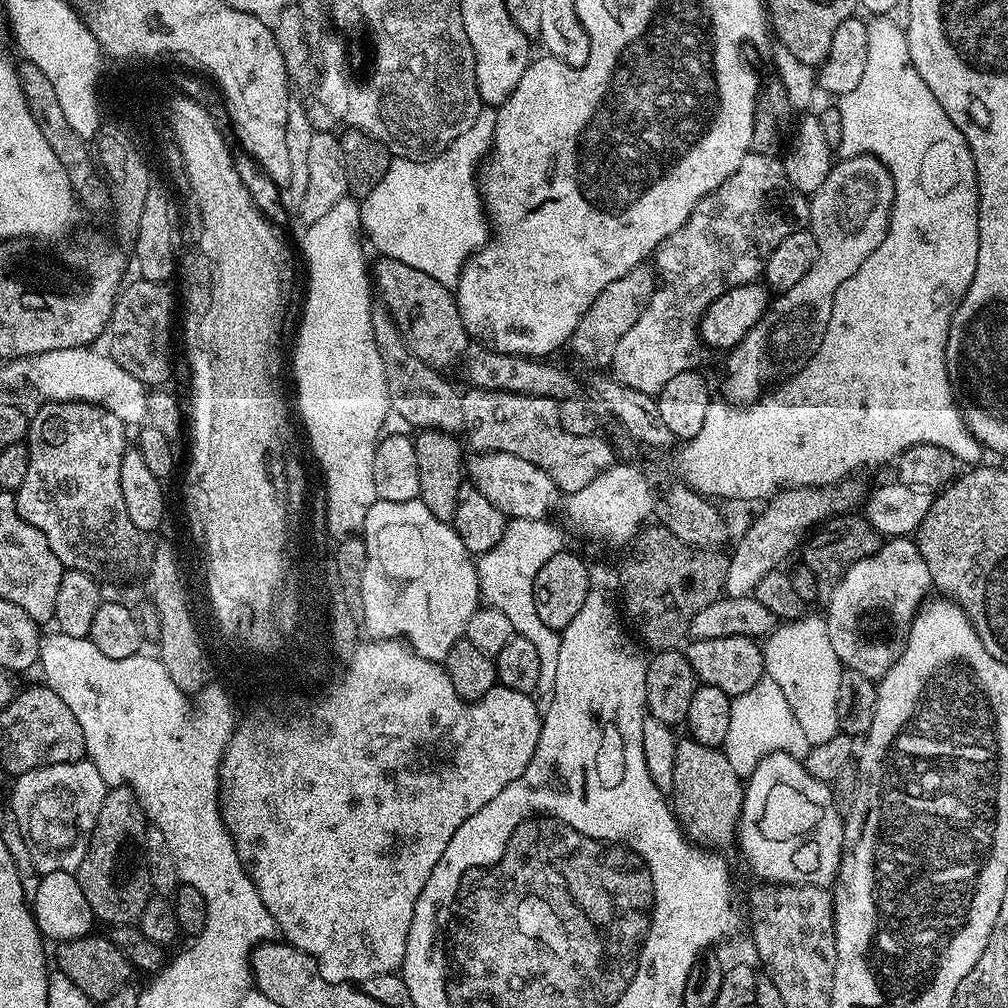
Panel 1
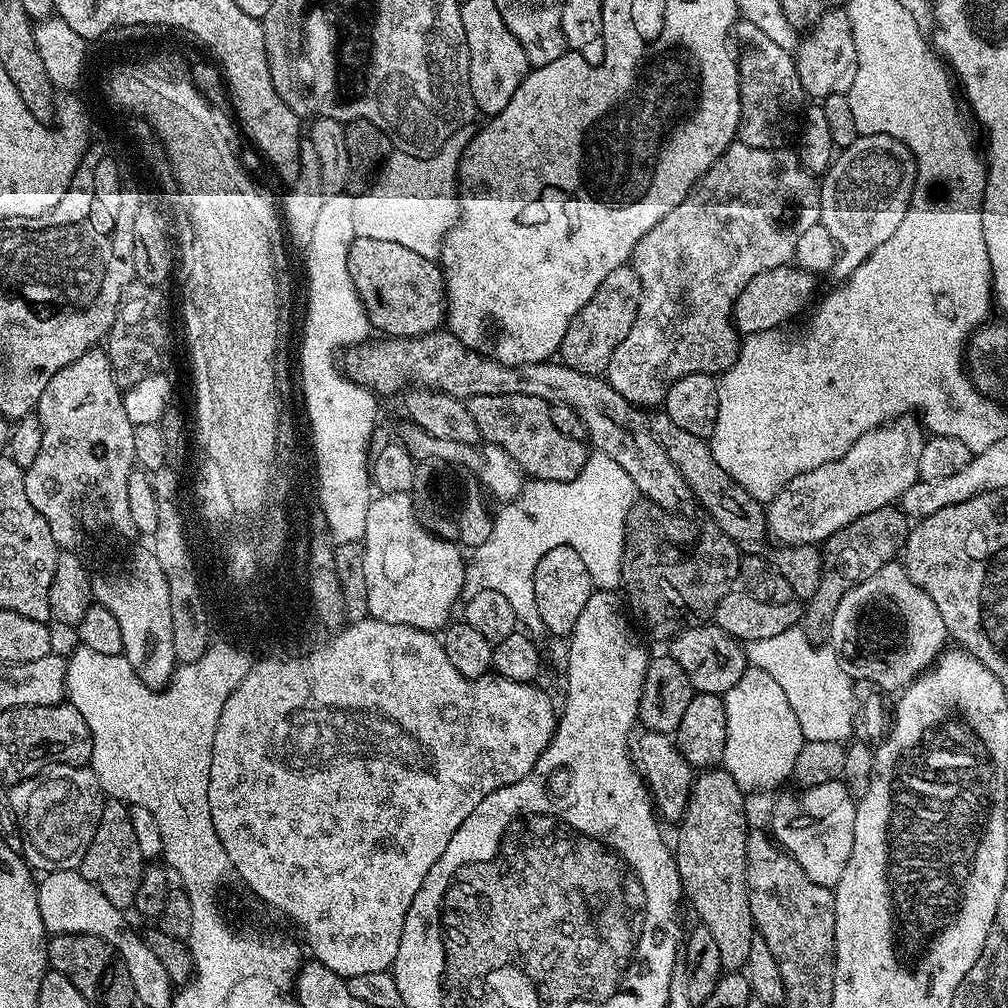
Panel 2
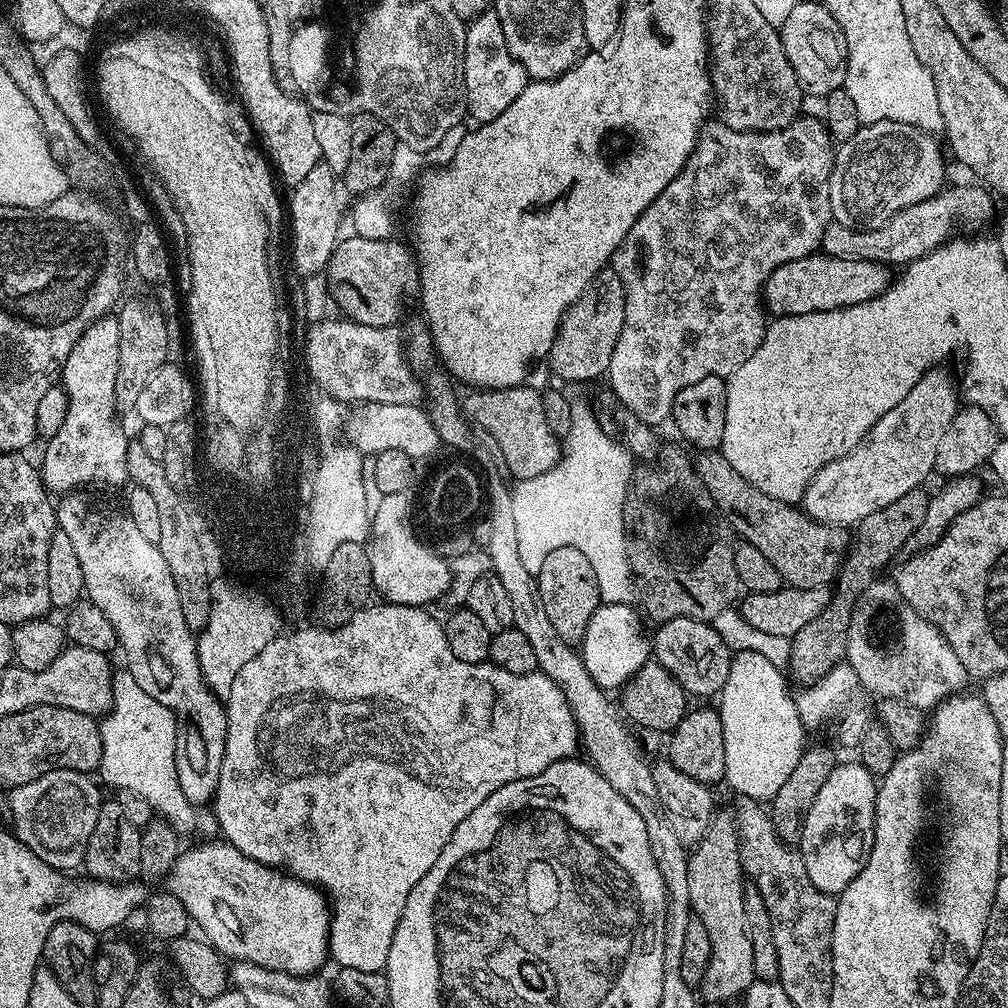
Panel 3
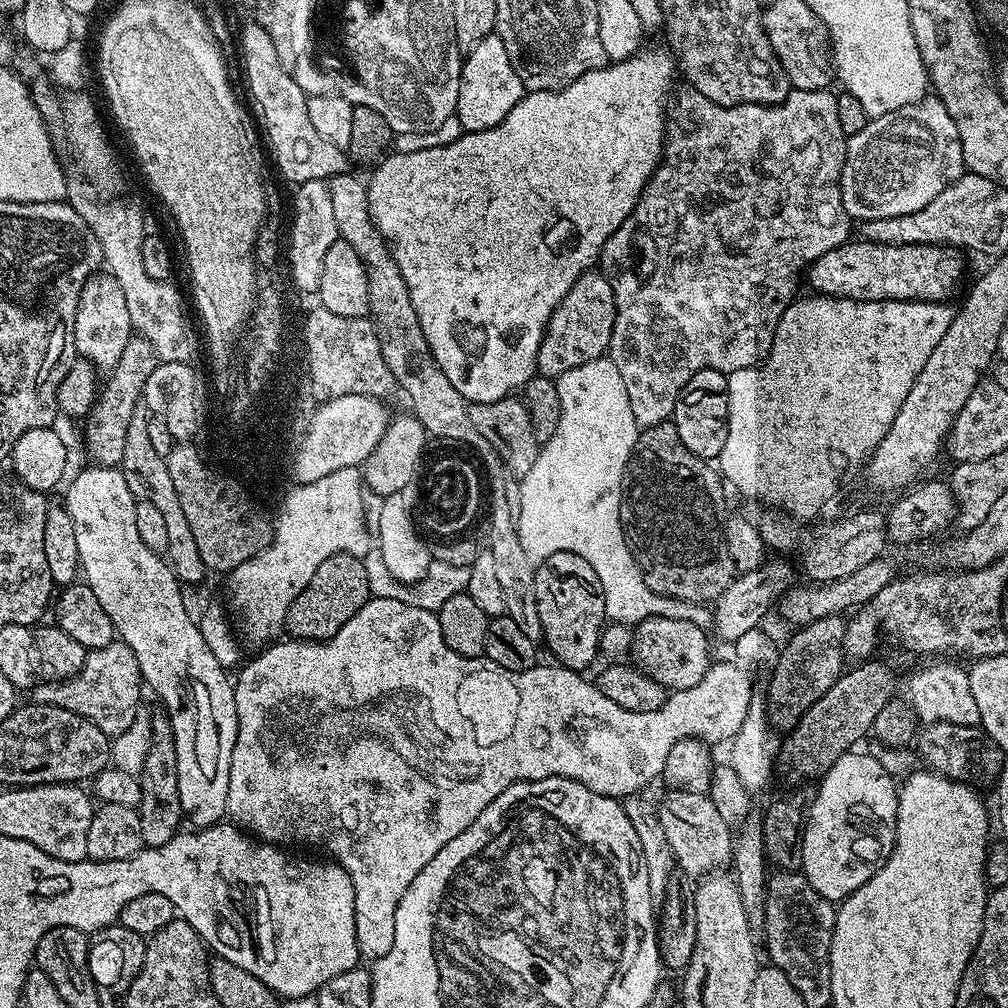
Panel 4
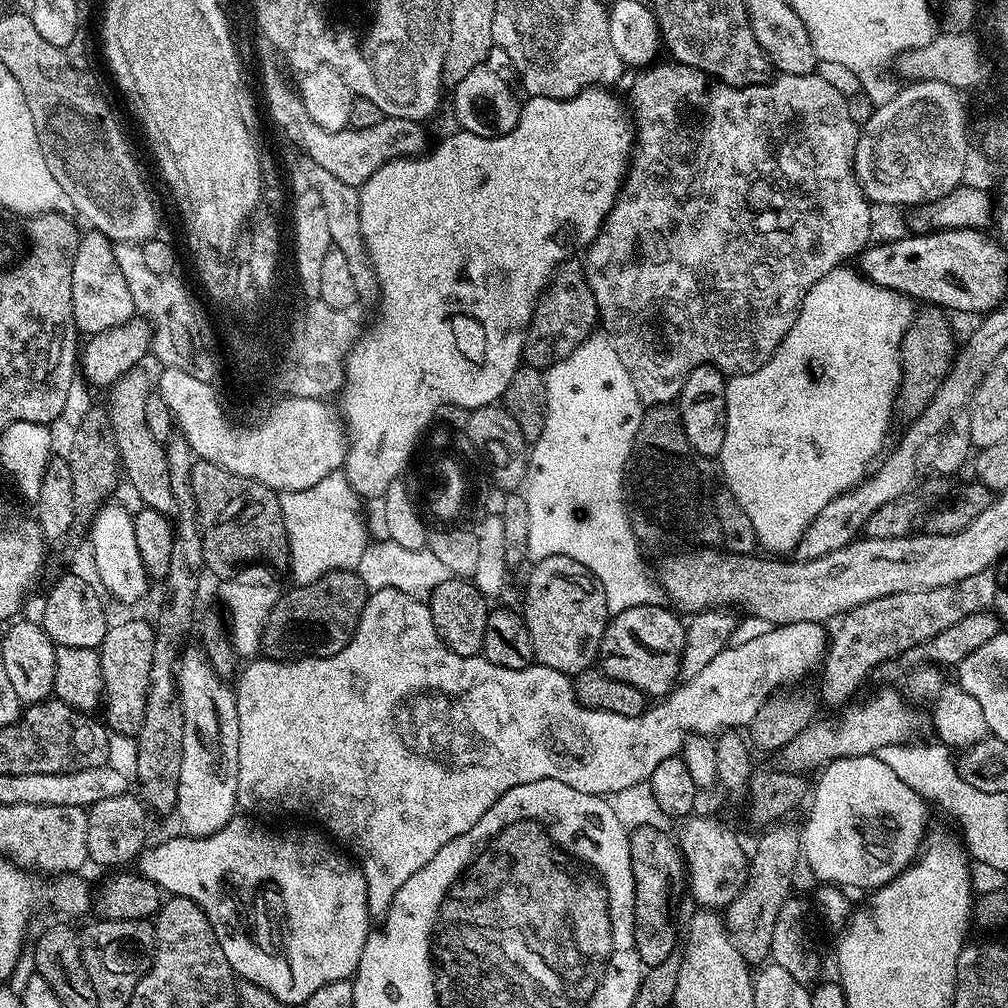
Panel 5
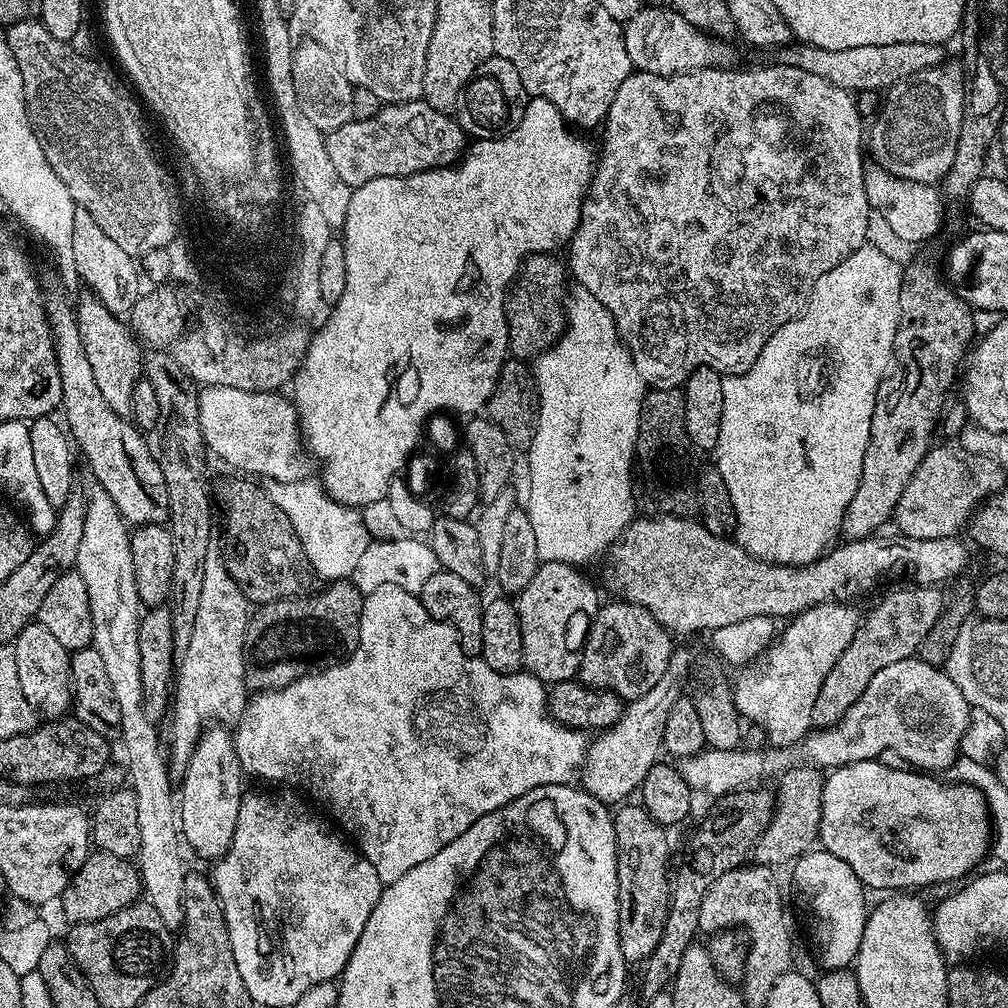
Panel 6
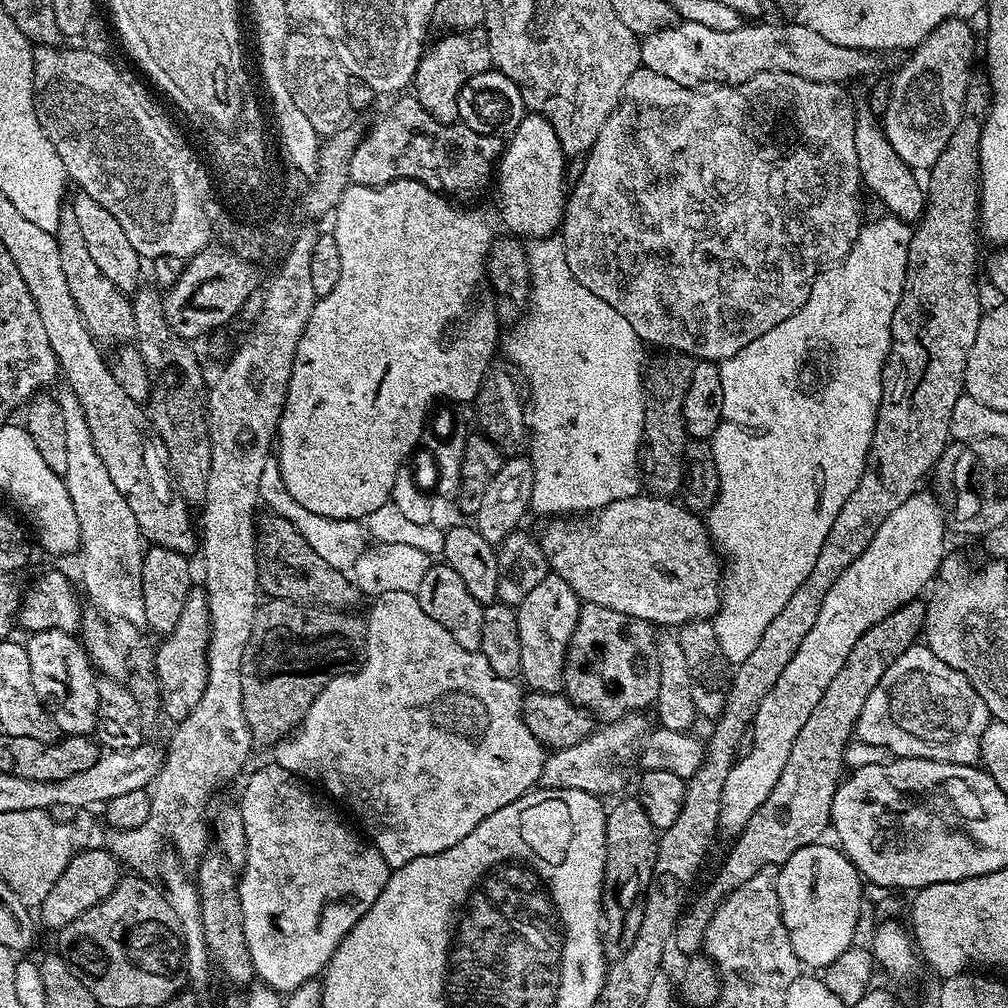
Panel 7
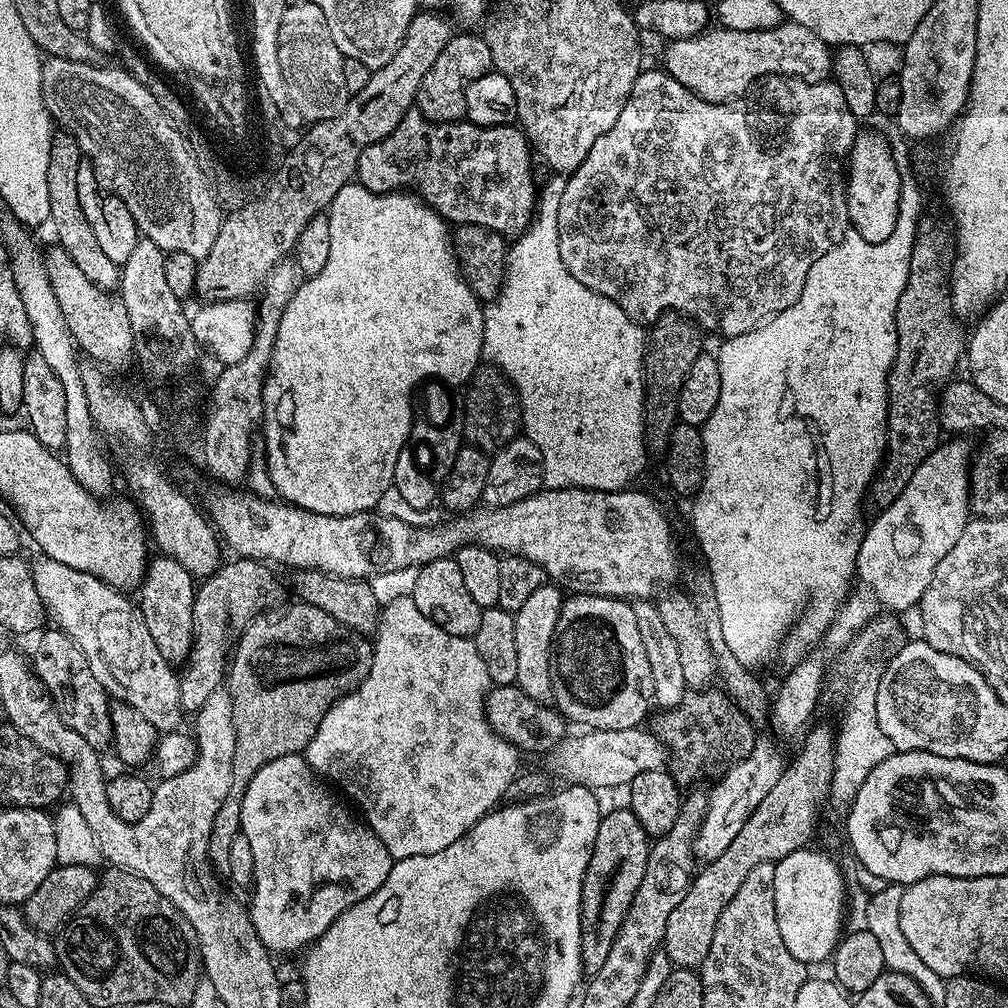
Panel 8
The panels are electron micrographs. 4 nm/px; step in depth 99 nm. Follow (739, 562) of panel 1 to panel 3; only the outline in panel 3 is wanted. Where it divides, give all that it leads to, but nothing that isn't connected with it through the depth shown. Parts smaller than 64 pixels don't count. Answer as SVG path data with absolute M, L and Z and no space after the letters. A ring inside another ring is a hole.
M937 366L918 378L910 394L906 394L894 410L886 410L854 450L822 466L822 470L814 474L804 491L802 511L805 515L848 530L870 518L874 510L898 502L902 494L910 494L910 490L925 483L923 480L928 475L933 475L938 441L946 434L946 426L950 426L962 404L957 381L955 384L951 374L944 370Z

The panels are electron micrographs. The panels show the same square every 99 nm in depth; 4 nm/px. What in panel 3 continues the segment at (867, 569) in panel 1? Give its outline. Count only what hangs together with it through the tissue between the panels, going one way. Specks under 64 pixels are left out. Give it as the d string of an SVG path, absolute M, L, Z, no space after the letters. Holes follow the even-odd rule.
M877 578L861 596L857 596L850 614L850 626L846 638L846 662L858 676L863 691L873 692L876 698L901 700L917 710L935 709L950 696L963 693L964 683L970 680L968 672L958 662L958 654L950 650L950 642L922 614L907 604L891 579Z

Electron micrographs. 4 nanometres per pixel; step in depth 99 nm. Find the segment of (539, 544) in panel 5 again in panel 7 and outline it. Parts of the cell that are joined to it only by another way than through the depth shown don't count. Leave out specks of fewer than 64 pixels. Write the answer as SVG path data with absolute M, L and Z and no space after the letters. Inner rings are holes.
M548 234L533 239L526 251L530 277L528 313L509 332L507 329L503 333L502 356L504 352L509 360L507 363L513 369L520 368L519 375L528 379L530 444L532 440L530 459L534 470L531 507L545 512L550 516L548 518L591 514L610 502L639 495L642 488L639 453L644 434L644 386L632 374L632 364L640 369L646 364L646 360L640 357L642 342L638 334L634 334L634 326L630 326L630 322L626 322L626 318L610 306L610 302L602 302L598 294L590 294L590 290L586 290L586 286L570 274L564 242L559 235ZM596 384L600 384L600 412L612 412L612 416L604 416L604 424L592 424Z

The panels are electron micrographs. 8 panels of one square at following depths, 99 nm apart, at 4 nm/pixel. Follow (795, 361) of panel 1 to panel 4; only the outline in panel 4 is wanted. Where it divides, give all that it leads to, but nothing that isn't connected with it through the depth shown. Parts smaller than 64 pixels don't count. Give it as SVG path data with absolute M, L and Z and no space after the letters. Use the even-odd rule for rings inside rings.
M925 98L890 114L871 117L864 129L847 137L847 142L848 149L840 175L840 193L844 209L856 222L914 214L914 210L922 210L926 202L934 202L946 186L953 184L966 171L958 126L954 126L954 118L950 118L939 98Z

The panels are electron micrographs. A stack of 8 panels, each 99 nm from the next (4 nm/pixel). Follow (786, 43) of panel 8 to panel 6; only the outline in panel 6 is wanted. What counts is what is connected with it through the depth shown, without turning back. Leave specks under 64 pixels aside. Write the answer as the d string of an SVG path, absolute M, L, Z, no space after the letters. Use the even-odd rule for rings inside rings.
M641 7L634 18L623 25L626 54L637 72L649 72L659 76L676 76L680 72L693 72L699 68L723 68L729 63L728 48L721 39L695 28L686 22L680 12L671 7ZM789 42L779 49L778 60L786 66L806 70L806 74L818 74L818 78L826 78L826 82L834 82L834 86L857 94L864 90L880 92L893 88L898 82L918 74L922 69L941 63L945 59L944 50L941 45L926 42L894 42L854 46L846 50L822 50L822 46Z

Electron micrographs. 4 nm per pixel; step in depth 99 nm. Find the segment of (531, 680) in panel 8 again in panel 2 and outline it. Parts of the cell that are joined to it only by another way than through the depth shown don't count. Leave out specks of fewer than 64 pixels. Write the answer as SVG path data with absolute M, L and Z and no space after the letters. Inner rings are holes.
M551 548L538 562L534 570L534 612L544 623L548 632L556 636L571 637L574 626L582 614L586 602L590 602L594 591L594 577L588 569L588 561L583 560L578 550L573 548Z

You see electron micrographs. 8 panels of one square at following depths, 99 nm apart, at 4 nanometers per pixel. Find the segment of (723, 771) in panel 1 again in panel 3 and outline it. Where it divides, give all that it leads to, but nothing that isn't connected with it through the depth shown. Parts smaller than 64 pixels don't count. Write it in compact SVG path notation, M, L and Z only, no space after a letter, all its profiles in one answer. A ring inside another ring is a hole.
M717 811L712 820L703 829L700 841L691 849L688 857L688 893L695 919L710 934L710 962L706 966L706 974L702 974L702 982L698 989L701 1001L709 1000L712 1004L720 1004L723 1000L743 997L744 991L756 979L754 974L754 953L750 947L750 938L746 934L744 907L742 898L746 887L744 867L740 861L740 843L736 837L736 821L733 813Z

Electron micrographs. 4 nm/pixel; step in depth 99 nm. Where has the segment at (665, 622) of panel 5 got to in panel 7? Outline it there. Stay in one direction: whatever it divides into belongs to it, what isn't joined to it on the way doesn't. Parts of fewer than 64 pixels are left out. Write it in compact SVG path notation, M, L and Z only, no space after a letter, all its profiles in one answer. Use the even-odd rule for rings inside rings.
M584 604L574 626L574 634L568 643L562 692L600 722L620 720L623 716L651 709L658 694L658 658L653 629L645 621L630 614L618 614L618 610L606 610L606 606L597 604Z

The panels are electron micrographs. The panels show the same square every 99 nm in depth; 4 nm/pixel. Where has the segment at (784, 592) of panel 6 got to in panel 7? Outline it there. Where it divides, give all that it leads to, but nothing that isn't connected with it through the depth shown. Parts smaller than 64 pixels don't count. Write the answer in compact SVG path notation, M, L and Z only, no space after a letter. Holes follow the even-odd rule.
M639 494L634 497L622 498L621 501L610 502L604 508L597 508L595 512L585 515L583 518L558 518L548 528L544 537L539 537L540 548L548 560L548 567L555 575L570 582L570 586L576 591L584 604L597 604L606 606L606 610L618 610L618 614L630 614L634 618L649 622L654 626L679 626L688 624L692 620L706 620L715 617L722 603L722 560L708 536L705 521L695 512L689 512L683 503L665 498L660 494Z

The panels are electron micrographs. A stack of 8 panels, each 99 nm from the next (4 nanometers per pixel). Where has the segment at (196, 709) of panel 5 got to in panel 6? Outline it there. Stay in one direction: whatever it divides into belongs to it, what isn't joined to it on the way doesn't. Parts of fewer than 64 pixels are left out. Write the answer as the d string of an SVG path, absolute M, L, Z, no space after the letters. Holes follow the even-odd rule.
M224 726L209 727L196 744L194 754L188 763L188 769L185 770L182 777L184 785L181 788L179 785L178 788L178 819L180 821L183 843L191 851L193 848L198 855L205 856L208 862L219 860L221 856L228 853L228 847L232 844L232 839L238 826L238 810L240 809L240 798L242 795L240 776L242 777L242 769L236 757L233 733Z

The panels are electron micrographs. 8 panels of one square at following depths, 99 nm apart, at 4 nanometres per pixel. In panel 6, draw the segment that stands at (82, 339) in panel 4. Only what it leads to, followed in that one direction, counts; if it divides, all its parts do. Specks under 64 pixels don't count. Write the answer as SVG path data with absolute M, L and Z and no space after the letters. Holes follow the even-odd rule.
M77 207L74 214L74 262L77 277L88 283L87 291L114 313L128 314L142 295L142 273L137 261L81 207Z

